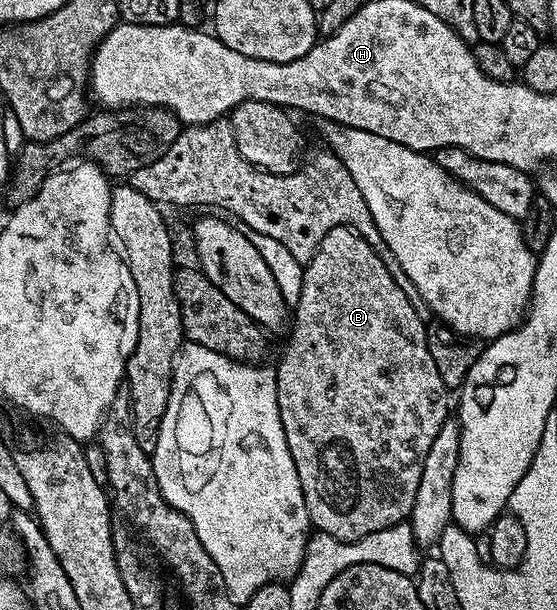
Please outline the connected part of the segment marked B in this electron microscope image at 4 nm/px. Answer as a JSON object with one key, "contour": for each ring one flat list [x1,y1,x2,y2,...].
{"contour":[[336,227,331,229,331,233,327,233,327,237,323,237,323,241,319,245,319,249,315,253,315,257,311,257,309,263,304,264,303,270,303,289,299,301,295,305,297,316,292,316,291,327,293,323,293,332,289,335,289,344,285,347,285,352,281,355,281,360,275,363,277,373,277,400,279,401,279,417,283,421,283,433,287,437,287,449,291,449,291,457,295,461,295,469,299,473,299,485,303,485,303,497,307,501,307,513,309,514,310,524,320,534,335,537,341,543,354,543,363,537,367,537,371,533,388,532,388,527,393,527,396,523,404,524,408,520,411,509,415,505,415,493,419,493,419,477,423,477,423,461,427,461,427,449,431,449,431,441,435,441,439,429,443,429,445,420,450,418,451,403,449,407,450,388,443,385,443,377,439,377,439,369,435,369,435,361,431,357,431,353,427,349,427,337,425,336,426,320,419,317,419,313,415,313,411,301,407,301,407,293,403,293,403,289,399,289,399,285,395,285,395,277,391,277,391,273,387,269,387,265,383,265,383,261,379,257,379,253,375,253,375,249,371,249,371,245,362,235,358,235,352,227]]}

